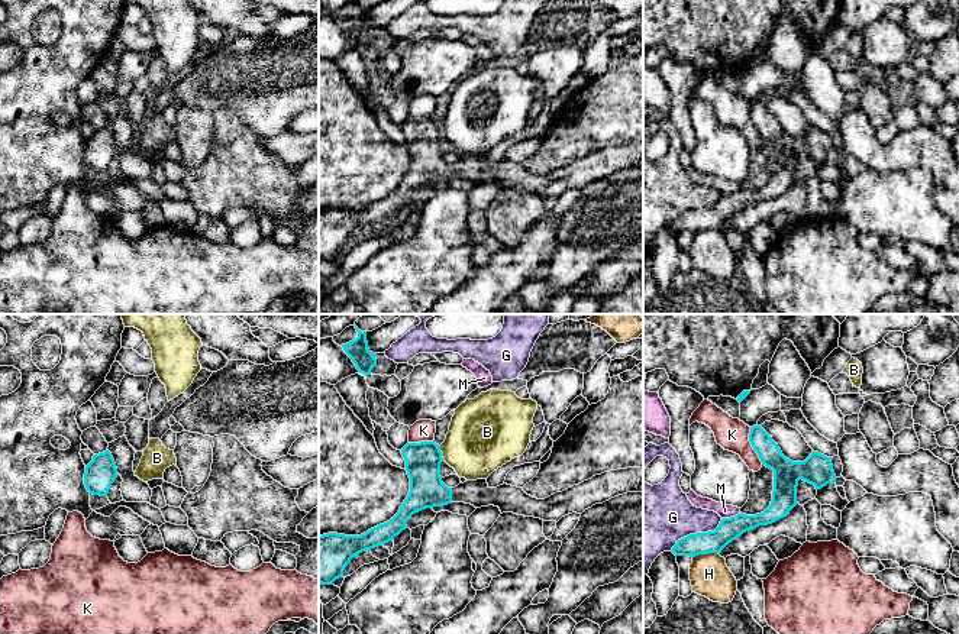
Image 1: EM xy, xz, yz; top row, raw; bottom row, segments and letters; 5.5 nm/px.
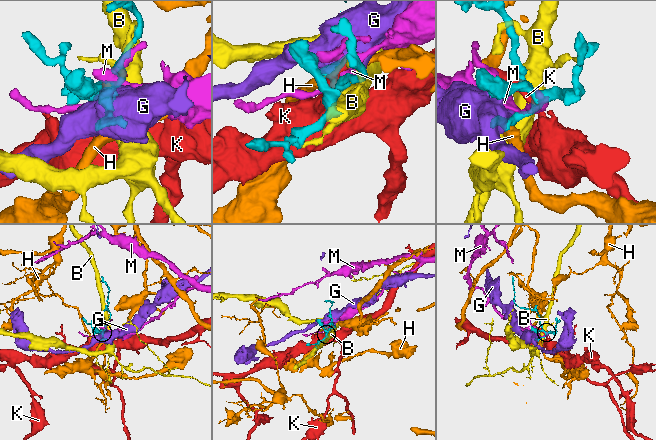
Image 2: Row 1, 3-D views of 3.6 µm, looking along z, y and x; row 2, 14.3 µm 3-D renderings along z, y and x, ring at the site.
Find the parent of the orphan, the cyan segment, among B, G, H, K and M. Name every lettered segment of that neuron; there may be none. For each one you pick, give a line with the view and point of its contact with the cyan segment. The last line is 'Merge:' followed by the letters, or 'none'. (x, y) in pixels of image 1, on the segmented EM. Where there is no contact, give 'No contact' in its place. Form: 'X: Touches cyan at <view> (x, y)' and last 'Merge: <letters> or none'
Merge: none

